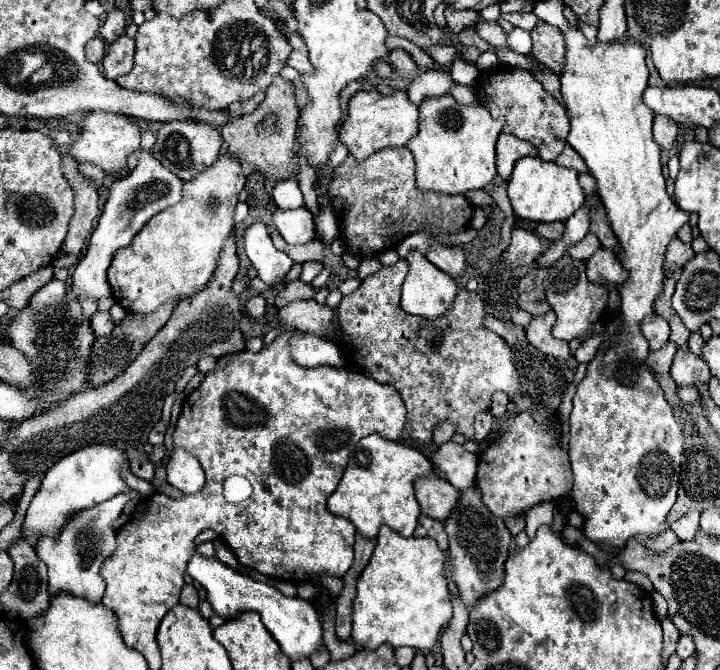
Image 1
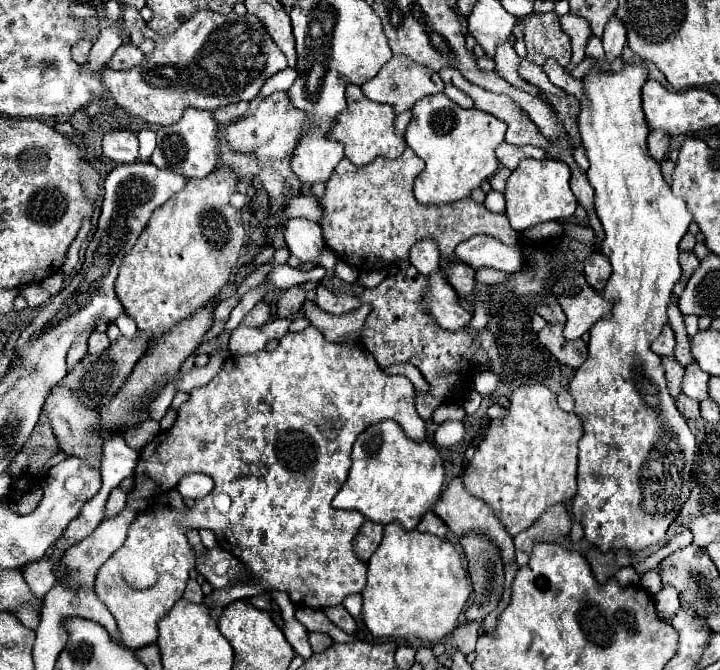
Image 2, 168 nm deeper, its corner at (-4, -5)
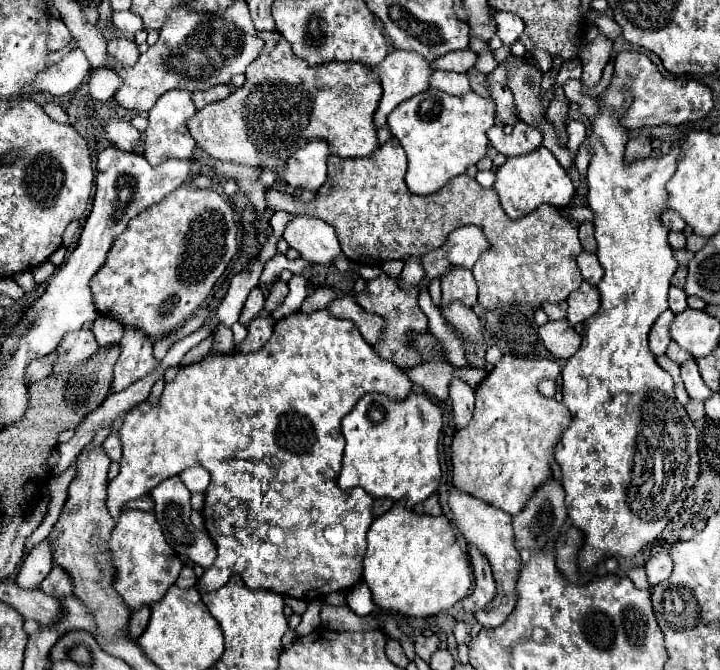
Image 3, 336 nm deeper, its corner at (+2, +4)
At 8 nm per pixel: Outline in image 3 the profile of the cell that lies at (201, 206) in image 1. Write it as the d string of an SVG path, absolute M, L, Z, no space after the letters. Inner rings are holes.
M186 181L160 203L148 207L148 211L142 211L128 223L124 233L112 243L104 267L92 277L90 291L100 315L108 315L124 327L134 327L146 333L148 339L158 341L182 327L184 321L198 311L234 253L236 223L232 207L216 191L198 189Z

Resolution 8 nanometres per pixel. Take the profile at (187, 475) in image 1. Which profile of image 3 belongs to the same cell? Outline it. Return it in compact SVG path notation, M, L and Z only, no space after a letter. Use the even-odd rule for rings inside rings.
M190 467L180 473L180 479L192 493L204 493L210 483L210 473L204 467Z

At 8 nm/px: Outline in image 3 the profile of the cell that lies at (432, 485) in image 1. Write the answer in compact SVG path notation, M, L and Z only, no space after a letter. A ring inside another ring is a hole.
M450 489L450 497L448 497L448 505L452 509L454 515L454 523L458 527L458 531L464 535L466 543L480 549L480 553L488 559L492 571L494 571L494 579L498 583L498 593L494 597L494 601L486 607L484 615L480 615L480 611L476 613L476 621L484 627L498 627L502 625L508 615L514 611L514 605L518 601L516 595L516 581L522 569L522 561L520 555L514 547L514 535L512 535L512 517L508 513L504 513L502 509L496 509L460 489Z

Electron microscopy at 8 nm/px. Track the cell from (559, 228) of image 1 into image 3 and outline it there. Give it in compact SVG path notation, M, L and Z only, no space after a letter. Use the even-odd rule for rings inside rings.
M580 223L578 227L578 233L580 233L580 241L582 241L582 247L588 249L590 253L596 253L596 239L594 239L594 225L592 223Z

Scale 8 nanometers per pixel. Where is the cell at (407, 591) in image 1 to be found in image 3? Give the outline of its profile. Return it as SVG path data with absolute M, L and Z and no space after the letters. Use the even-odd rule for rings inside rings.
M394 503L390 511L376 517L368 529L368 551L364 557L364 581L372 591L374 603L400 615L428 617L446 613L456 601L464 599L474 587L474 573L468 553L462 551L454 535L454 527L444 515L418 515L408 511L402 503Z

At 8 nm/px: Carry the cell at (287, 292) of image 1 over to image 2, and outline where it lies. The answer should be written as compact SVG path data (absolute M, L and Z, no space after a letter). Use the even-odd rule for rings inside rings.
M294 286L282 294L278 300L278 316L280 318L296 318L302 310L302 304L306 300L306 290L302 286Z

